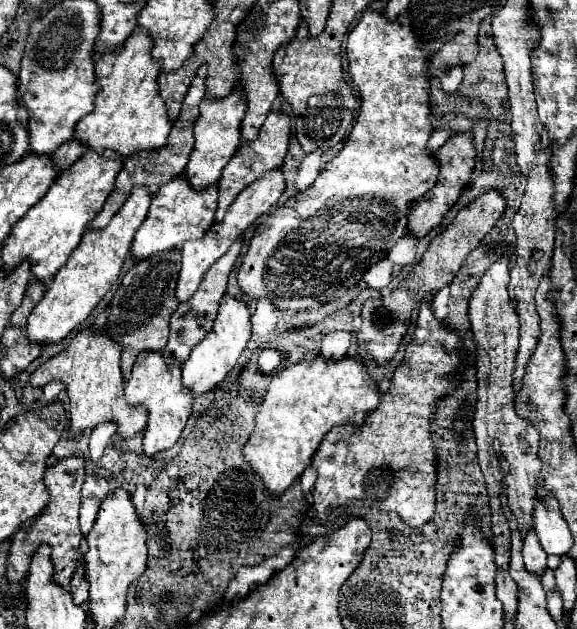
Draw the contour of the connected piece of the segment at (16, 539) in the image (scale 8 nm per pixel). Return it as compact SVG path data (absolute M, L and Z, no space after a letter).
M76 453L76 455L70 455L68 459L56 459L54 465L46 469L44 483L50 491L50 503L42 509L38 517L24 523L12 537L12 547L10 547L10 557L8 557L8 581L10 581L8 593L12 593L12 597L20 597L18 593L22 593L22 581L28 575L30 559L44 541L48 541L52 547L56 583L62 587L68 587L70 577L76 569L76 561L80 557L78 545L82 541L82 533L78 525L78 507L80 507L80 489L84 483L84 463L86 463L84 455Z

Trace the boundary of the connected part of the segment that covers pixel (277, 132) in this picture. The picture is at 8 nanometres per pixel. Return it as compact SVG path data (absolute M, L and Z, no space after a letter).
M270 111L258 137L254 141L246 141L238 147L238 151L234 153L234 157L230 159L230 163L224 167L222 177L218 181L218 209L216 209L216 221L220 221L228 209L228 205L236 199L236 195L246 189L252 181L256 181L262 173L266 171L274 171L280 169L286 149L288 149L288 139L290 139L290 117L284 111Z

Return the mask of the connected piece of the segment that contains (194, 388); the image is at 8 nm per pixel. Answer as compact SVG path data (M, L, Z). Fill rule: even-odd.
M224 293L220 299L220 309L212 325L212 331L192 349L190 357L182 365L182 381L186 387L190 387L190 393L200 395L222 383L228 377L234 363L238 361L238 357L242 355L242 351L246 349L250 335L252 335L252 323L246 301L232 297L230 293Z

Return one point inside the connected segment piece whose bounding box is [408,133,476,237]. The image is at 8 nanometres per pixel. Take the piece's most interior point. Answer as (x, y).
(457, 156)

